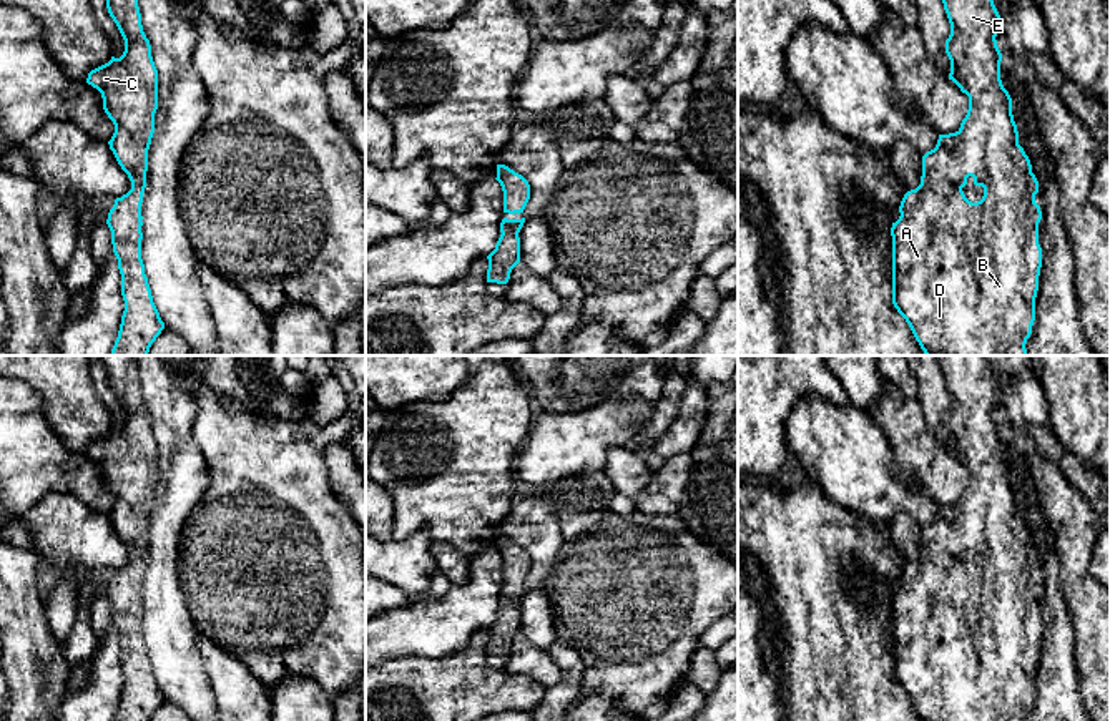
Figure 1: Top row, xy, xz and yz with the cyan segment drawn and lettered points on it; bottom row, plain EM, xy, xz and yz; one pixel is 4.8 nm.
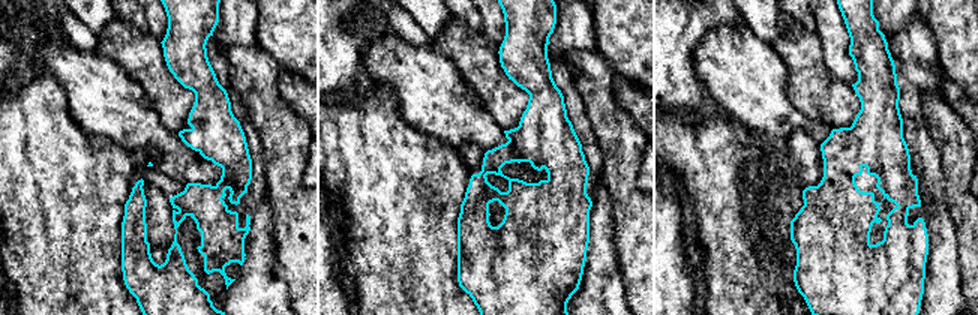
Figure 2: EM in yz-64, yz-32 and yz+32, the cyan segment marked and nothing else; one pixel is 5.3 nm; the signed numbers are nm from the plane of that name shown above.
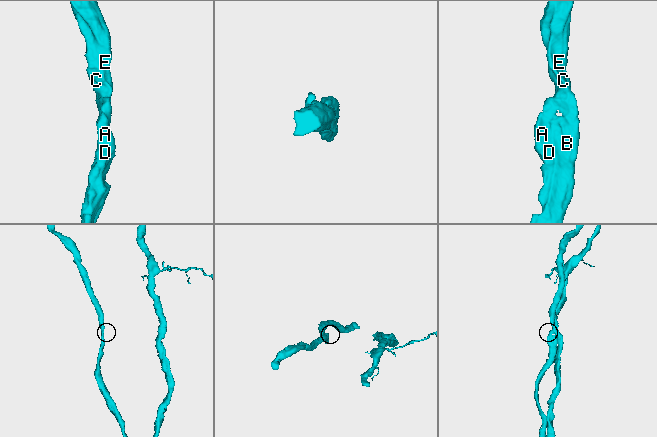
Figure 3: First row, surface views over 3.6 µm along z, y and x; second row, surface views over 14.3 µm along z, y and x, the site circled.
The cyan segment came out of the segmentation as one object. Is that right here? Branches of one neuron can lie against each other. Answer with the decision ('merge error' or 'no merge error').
no merge error

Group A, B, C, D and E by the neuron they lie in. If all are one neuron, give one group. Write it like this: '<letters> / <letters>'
A B C D E

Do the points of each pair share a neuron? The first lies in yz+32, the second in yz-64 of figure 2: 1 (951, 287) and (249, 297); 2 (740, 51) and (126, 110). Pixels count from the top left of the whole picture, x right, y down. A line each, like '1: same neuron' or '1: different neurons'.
1: same neuron
2: same neuron

